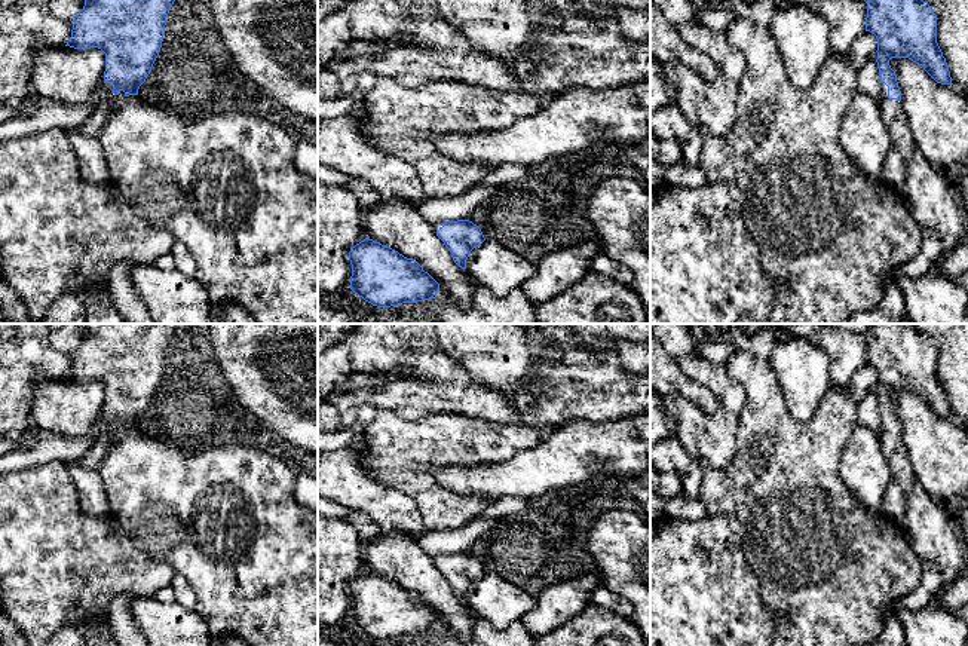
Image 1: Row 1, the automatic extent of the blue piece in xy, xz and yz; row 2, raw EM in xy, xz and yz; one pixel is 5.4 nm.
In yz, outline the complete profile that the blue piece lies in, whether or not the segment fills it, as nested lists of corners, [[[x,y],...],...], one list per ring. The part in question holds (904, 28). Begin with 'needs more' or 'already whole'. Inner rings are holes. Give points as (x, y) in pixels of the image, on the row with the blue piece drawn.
needs more; [[[864,0],[867,3],[866,31],[877,39],[877,68],[880,76],[880,116],[894,150],[906,160],[913,151],[907,114],[891,58],[909,58],[941,85],[952,85],[949,65],[937,43],[937,15],[923,0]]]

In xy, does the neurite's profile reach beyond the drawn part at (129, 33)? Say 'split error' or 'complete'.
split error

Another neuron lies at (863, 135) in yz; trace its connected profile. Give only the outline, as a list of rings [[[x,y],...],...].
[[[858,92],[848,105],[840,122],[839,140],[843,150],[849,154],[857,169],[867,177],[880,180],[885,157],[894,150],[891,135],[882,122],[880,102],[869,95]]]

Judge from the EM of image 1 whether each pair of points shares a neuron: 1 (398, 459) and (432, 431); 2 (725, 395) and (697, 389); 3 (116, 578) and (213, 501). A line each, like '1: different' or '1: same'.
1: same
2: different
3: different

